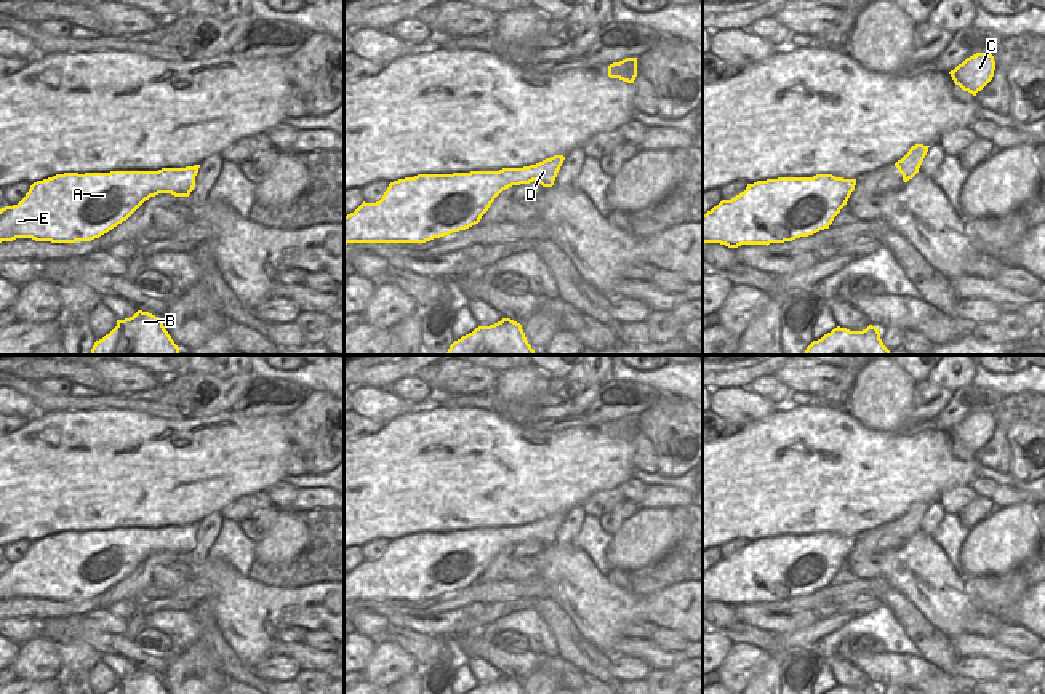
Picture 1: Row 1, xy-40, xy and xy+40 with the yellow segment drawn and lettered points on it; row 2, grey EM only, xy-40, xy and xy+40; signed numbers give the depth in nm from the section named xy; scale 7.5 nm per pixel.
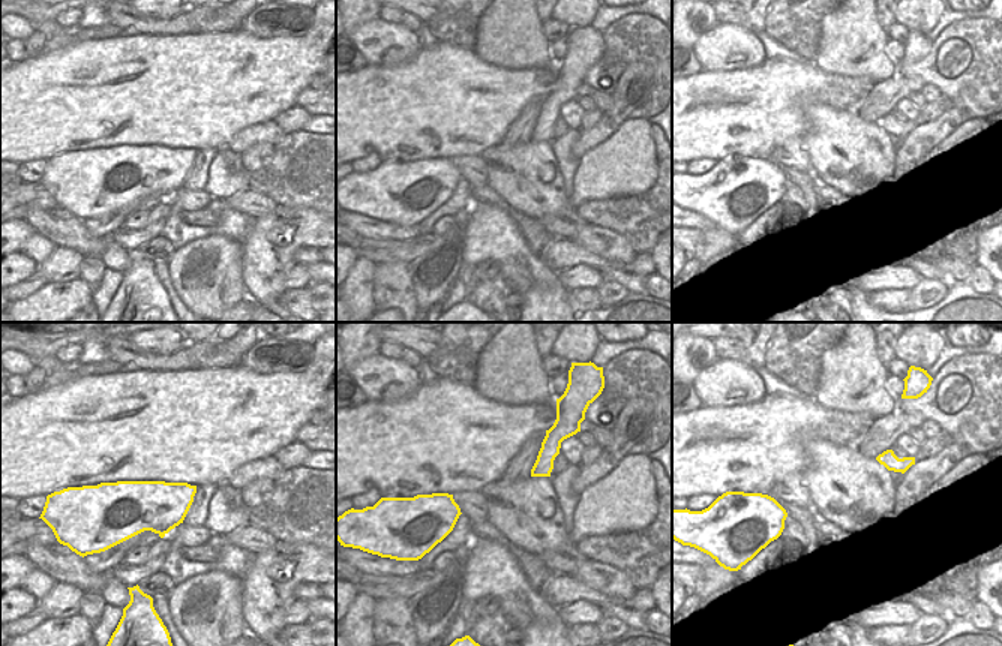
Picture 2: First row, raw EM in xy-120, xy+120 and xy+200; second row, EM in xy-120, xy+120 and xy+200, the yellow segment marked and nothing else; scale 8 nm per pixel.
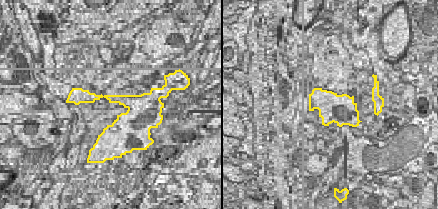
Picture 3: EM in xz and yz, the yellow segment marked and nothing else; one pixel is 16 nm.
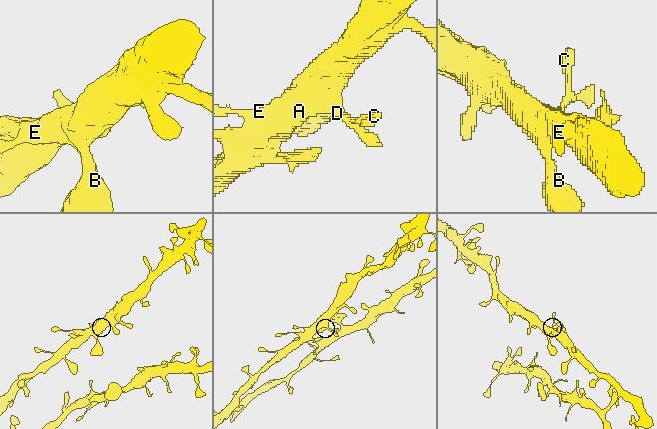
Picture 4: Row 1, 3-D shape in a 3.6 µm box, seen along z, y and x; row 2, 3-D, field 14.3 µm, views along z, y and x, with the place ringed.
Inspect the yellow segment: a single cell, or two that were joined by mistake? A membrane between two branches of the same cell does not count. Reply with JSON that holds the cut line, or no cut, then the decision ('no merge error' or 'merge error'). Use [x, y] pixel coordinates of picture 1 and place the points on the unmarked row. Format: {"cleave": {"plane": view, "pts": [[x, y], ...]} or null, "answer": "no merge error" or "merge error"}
{"cleave": null, "answer": "no merge error"}

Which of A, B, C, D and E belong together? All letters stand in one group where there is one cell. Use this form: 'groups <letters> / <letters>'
groups A B C D E

